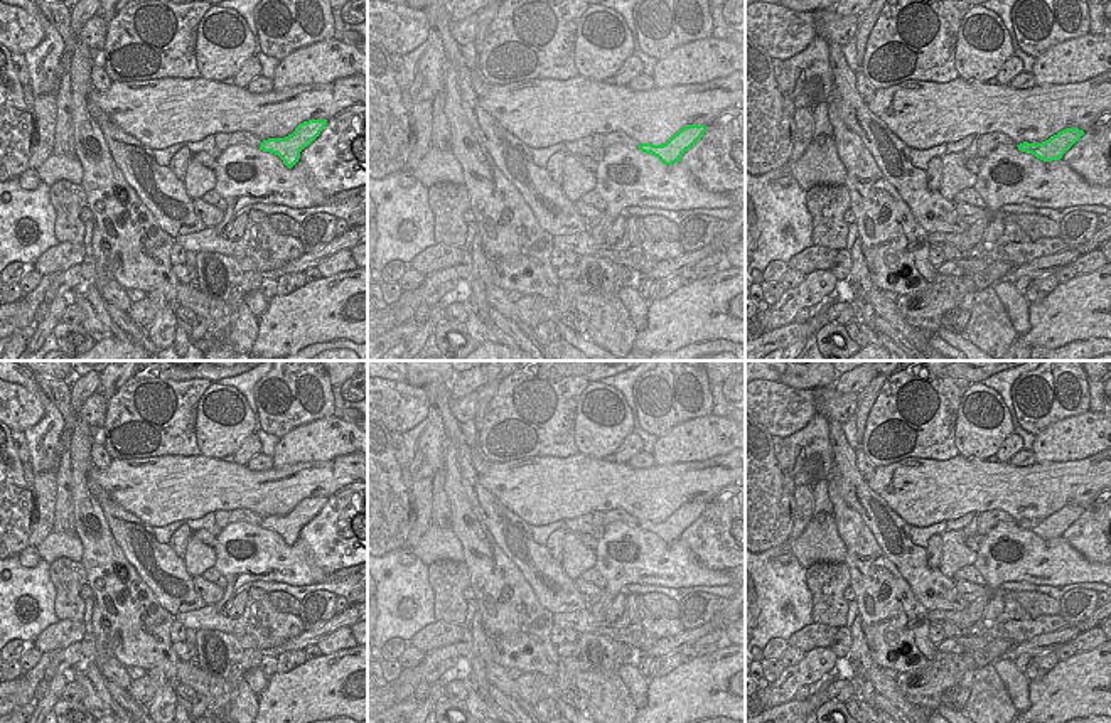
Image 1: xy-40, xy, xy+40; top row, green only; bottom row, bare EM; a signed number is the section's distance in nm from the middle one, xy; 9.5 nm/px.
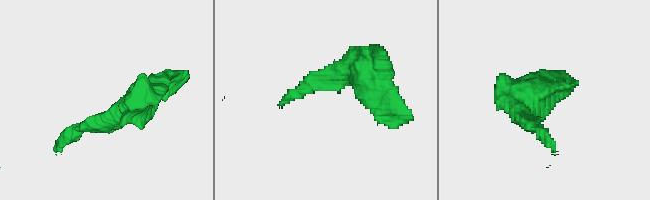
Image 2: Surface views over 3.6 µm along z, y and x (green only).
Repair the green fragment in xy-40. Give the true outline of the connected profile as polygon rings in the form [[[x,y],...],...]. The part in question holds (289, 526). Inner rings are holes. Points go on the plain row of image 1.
[[[327,497],[303,499],[285,516],[263,517],[260,528],[278,533],[292,546],[298,539],[300,529],[320,512],[325,502]]]

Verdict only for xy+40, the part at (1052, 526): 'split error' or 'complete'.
complete

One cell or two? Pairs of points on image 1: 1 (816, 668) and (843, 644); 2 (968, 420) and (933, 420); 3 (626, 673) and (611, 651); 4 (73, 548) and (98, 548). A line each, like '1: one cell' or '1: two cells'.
1: two cells
2: two cells
3: two cells
4: two cells

